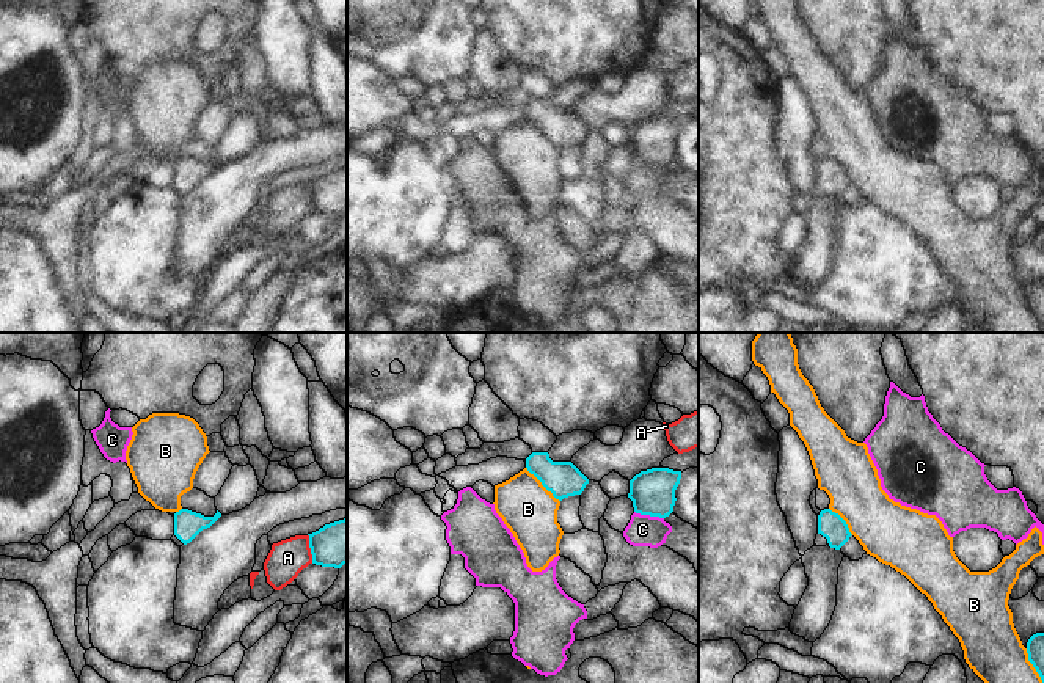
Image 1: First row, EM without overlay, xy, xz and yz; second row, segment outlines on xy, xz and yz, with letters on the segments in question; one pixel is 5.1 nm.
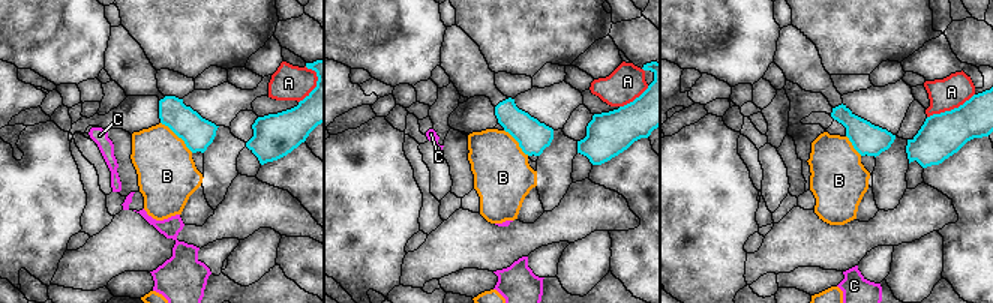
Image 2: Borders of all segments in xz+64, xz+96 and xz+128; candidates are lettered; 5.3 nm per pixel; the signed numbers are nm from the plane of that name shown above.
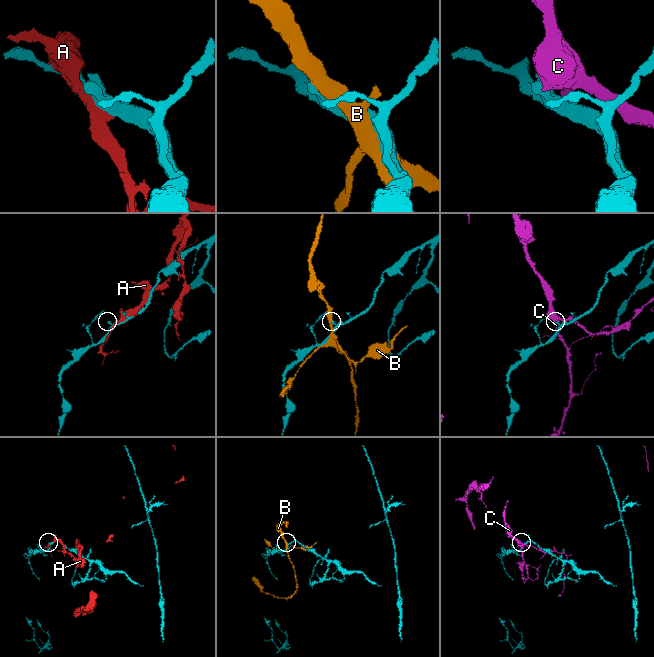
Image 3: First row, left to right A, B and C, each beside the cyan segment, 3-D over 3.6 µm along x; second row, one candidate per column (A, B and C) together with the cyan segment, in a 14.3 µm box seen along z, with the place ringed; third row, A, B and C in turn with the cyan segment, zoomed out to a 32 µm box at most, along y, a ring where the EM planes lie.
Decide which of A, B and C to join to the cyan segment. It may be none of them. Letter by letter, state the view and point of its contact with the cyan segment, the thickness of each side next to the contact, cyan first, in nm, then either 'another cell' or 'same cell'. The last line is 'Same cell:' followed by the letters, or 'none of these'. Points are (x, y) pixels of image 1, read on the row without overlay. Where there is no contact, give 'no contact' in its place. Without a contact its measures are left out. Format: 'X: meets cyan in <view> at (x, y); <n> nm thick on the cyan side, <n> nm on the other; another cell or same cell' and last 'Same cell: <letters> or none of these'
A: meets cyan in xy at (310, 195); 220 nm thick on the cyan side, 190 nm on the other; another cell
B: meets cyan in xz at (542, 132); 180 nm thick on the cyan side, 280 nm on the other; another cell
C: meets cyan in xz at (649, 162); 220 nm thick on the cyan side, 160 nm on the other; another cell
Same cell: none of these

